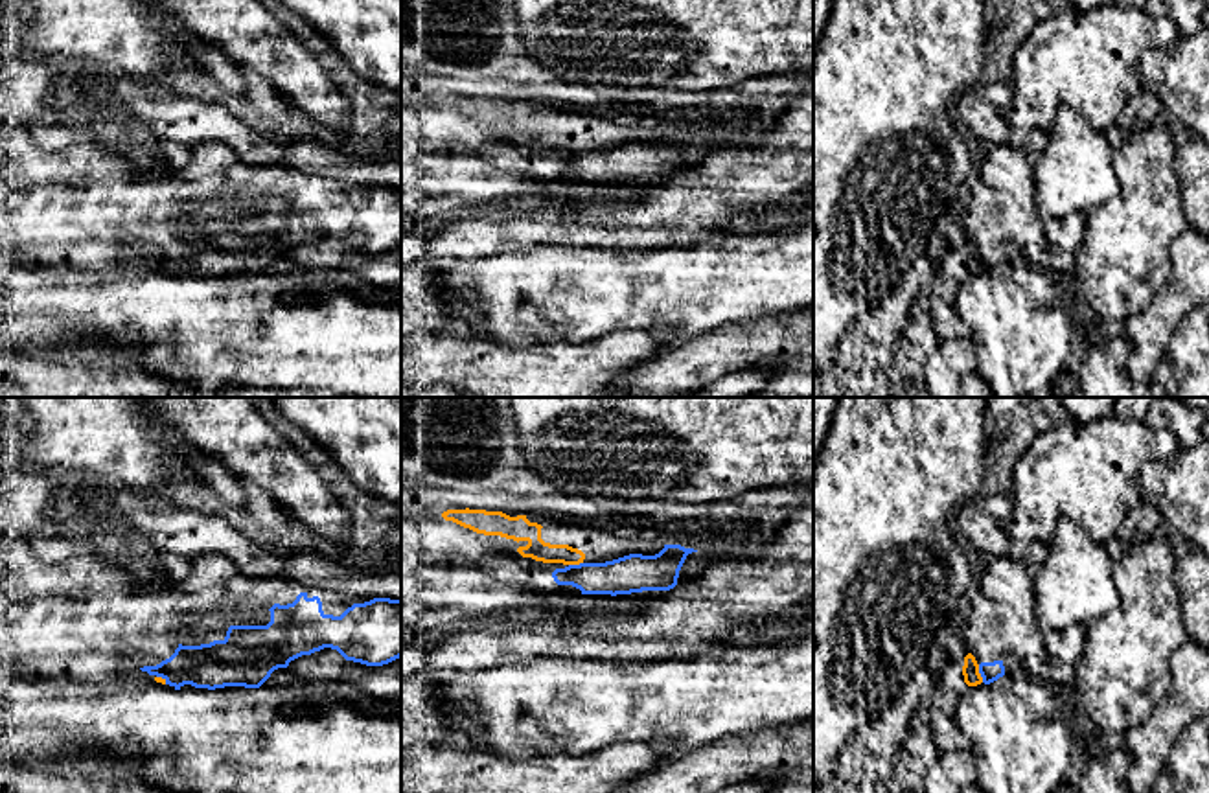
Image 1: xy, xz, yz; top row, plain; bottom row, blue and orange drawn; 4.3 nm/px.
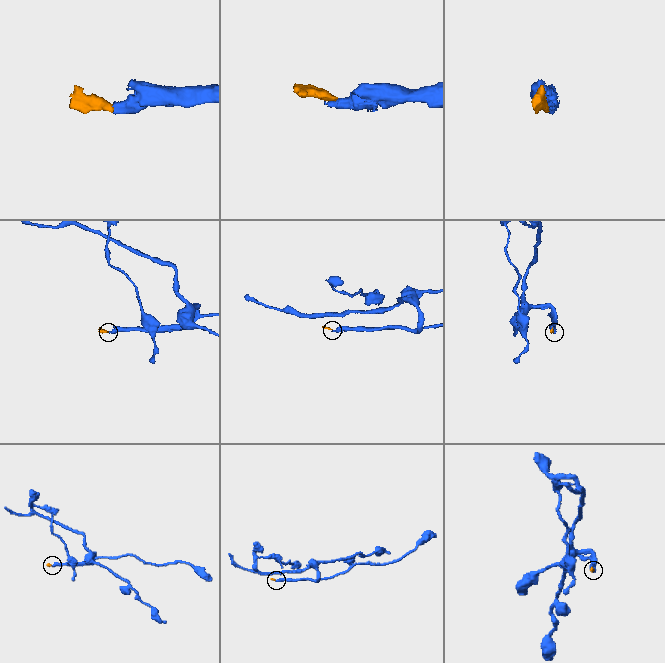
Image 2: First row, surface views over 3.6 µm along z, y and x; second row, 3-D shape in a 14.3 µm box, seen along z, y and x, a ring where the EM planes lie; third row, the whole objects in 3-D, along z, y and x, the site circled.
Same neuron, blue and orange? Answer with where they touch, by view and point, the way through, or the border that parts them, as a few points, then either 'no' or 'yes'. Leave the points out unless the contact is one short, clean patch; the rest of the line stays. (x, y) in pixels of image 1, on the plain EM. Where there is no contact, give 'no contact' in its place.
contact yz (979, 260); no

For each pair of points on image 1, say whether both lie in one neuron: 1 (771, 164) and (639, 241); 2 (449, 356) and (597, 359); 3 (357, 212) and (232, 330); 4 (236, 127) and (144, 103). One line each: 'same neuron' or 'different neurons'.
1: same neuron
2: same neuron
3: different neurons
4: same neuron

